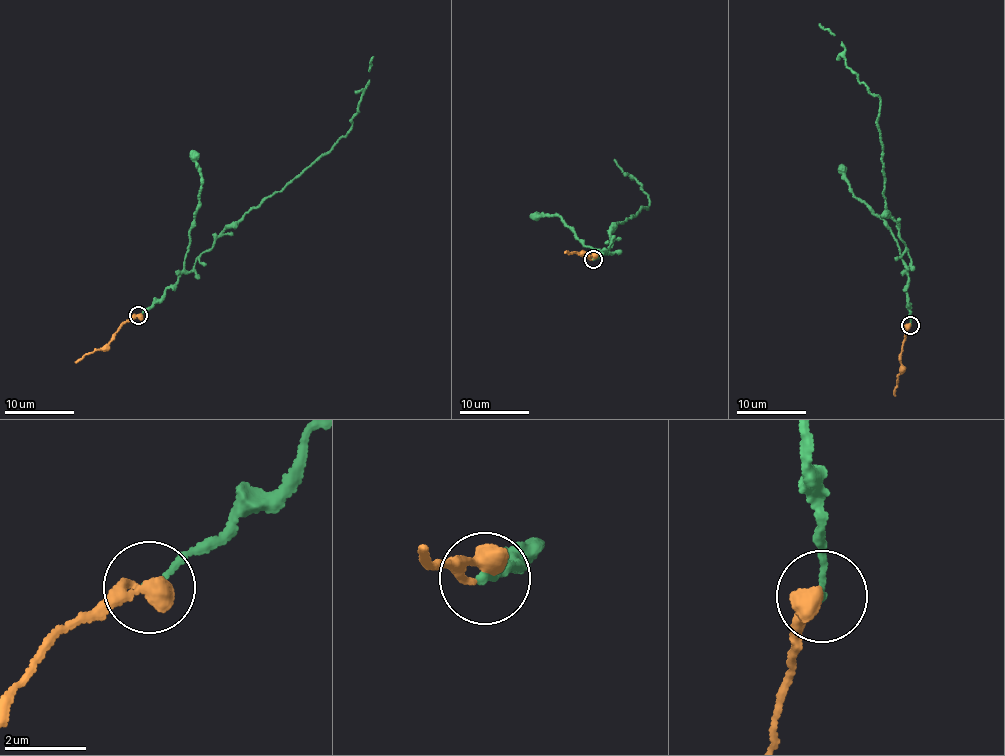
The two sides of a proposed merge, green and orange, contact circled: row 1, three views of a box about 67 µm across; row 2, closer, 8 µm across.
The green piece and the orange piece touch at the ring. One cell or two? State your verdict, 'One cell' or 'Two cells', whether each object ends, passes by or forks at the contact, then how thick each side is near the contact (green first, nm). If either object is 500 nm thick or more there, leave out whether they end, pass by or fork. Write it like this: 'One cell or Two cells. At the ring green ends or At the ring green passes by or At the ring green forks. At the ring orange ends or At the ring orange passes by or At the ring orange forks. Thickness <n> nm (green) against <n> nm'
One cell. At the ring green ends. At the ring orange passes by. Thickness 160 nm (green) against 360 nm

